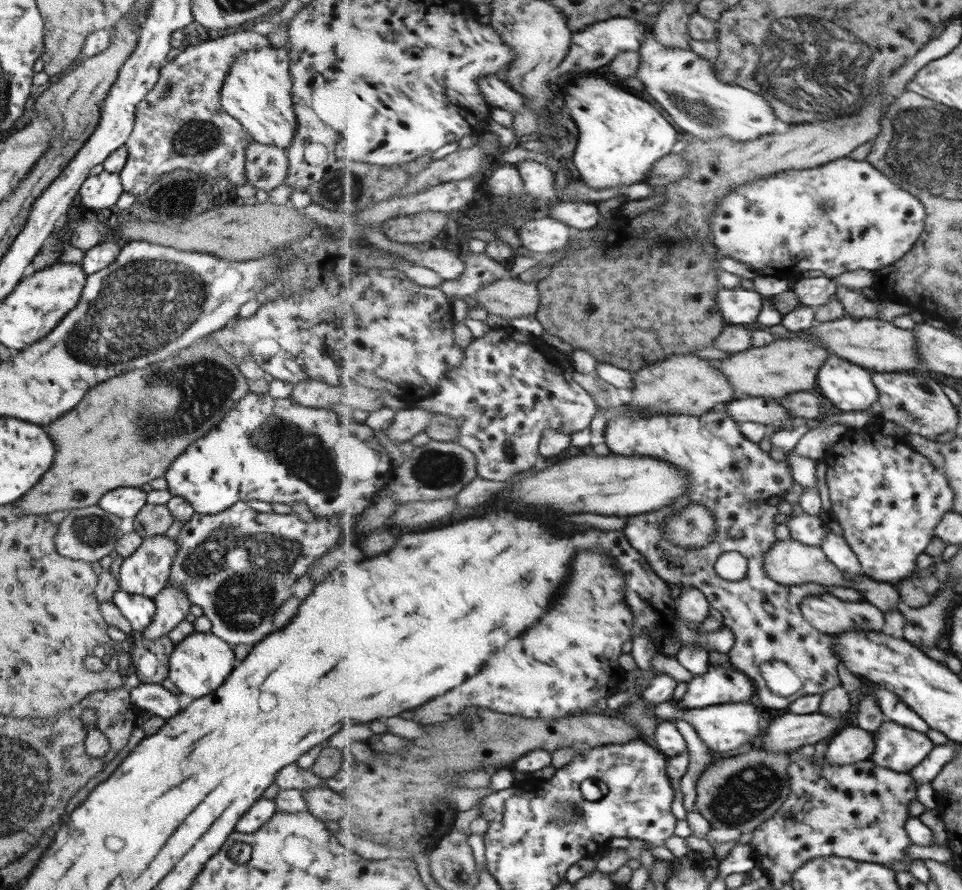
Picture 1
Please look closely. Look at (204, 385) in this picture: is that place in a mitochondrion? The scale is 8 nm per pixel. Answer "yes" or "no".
yes

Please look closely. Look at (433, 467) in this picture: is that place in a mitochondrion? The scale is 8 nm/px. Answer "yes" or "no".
yes

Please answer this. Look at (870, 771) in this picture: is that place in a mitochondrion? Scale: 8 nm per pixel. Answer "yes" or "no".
no

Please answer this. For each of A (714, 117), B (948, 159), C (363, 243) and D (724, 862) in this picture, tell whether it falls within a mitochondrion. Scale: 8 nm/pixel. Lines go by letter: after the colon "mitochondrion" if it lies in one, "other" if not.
A: mitochondrion
B: mitochondrion
C: other
D: other

